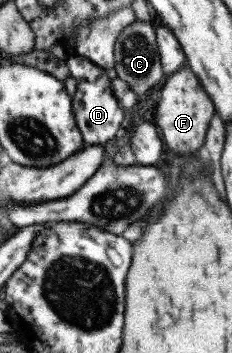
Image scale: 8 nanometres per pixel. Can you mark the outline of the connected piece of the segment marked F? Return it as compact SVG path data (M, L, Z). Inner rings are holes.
M185 65L182 66L182 70L172 72L172 76L165 78L159 87L162 96L154 108L156 109L156 124L162 132L164 144L180 157L201 151L215 108L198 77L190 67Z

